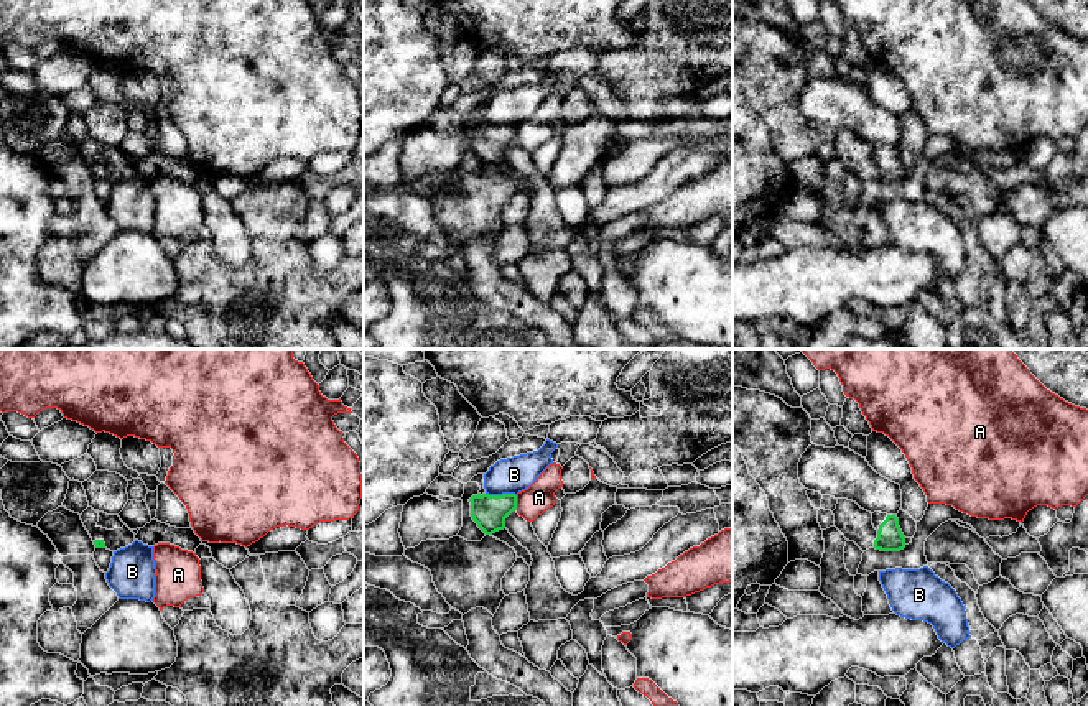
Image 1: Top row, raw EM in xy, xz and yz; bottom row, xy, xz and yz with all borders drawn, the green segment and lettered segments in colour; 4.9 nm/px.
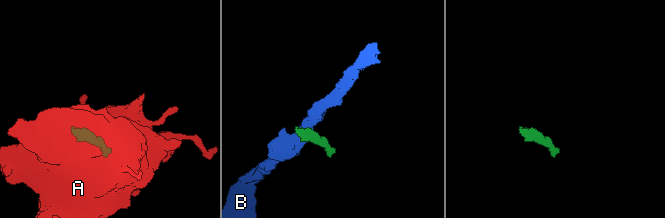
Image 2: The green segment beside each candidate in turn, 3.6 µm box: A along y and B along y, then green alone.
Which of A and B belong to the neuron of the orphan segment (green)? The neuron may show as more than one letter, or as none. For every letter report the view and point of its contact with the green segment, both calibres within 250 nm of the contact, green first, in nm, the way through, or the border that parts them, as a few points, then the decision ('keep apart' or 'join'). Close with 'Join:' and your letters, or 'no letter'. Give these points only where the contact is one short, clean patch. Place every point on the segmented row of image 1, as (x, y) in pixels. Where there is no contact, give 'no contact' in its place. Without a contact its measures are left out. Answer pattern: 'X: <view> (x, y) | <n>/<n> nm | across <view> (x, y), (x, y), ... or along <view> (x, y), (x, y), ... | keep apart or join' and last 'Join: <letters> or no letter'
A: xz (516, 502) | 170/150 nm | along xz (516, 496), (517, 509) | keep apart
B: xz (502, 494) | 170/180 nm | along xz (486, 492), (516, 496) | keep apart
Join: no letter

